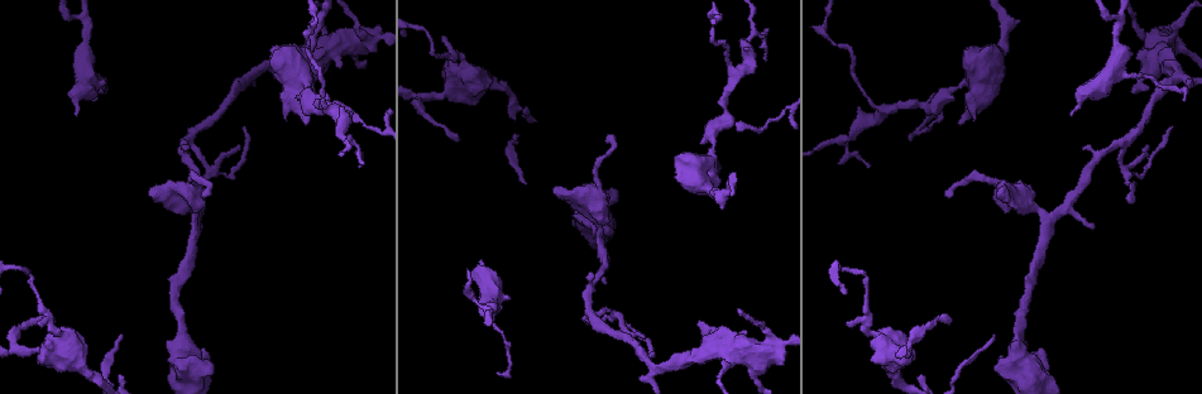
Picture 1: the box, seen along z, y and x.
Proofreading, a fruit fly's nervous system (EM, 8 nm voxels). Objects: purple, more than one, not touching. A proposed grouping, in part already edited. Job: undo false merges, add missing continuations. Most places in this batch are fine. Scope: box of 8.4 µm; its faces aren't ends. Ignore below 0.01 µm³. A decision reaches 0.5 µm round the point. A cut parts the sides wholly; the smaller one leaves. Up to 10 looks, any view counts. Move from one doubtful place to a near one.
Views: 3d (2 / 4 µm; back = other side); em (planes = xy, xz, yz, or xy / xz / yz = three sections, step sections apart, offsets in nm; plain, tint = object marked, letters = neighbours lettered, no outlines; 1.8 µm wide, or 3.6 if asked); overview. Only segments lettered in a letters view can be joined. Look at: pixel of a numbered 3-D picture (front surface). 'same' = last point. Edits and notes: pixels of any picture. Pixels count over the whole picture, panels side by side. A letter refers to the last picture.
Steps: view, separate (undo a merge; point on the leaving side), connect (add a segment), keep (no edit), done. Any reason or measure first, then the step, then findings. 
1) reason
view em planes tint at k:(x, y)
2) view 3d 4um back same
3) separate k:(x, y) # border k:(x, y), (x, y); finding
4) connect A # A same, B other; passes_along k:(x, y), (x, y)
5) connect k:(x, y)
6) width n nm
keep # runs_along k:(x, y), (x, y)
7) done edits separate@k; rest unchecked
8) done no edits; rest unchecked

view 3d 4um at 1:(868, 318)

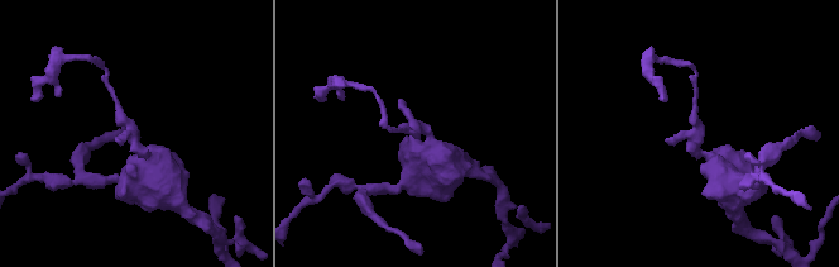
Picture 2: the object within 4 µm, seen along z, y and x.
now the EM
view em 3.6um xy step 4 letters at 2:(130, 136)

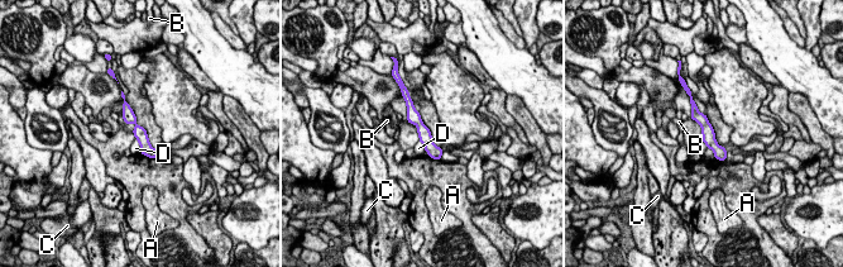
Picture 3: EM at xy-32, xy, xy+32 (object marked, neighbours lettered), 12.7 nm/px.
view em 3.6um planes letters same

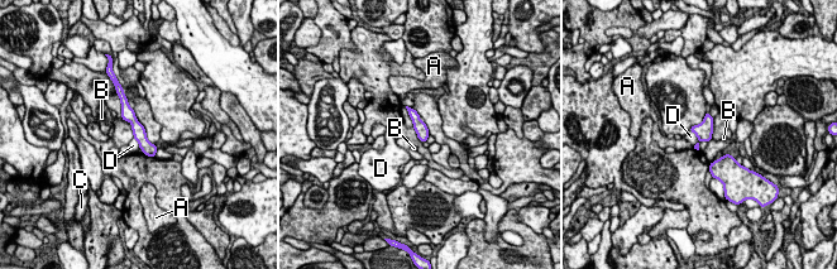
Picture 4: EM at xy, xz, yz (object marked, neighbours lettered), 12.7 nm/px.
width 160 nm
keep # A other, B other, C other, D other; runs_along 4:(123, 99), (127, 113), (152, 153); one cell here

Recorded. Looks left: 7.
branch stops here
view 3d 4um at 1:(1072, 114)

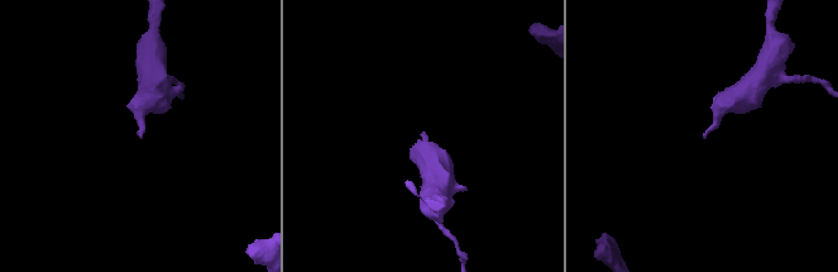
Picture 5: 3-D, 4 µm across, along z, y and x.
view em xy step 4 tint at 5:(142, 138)

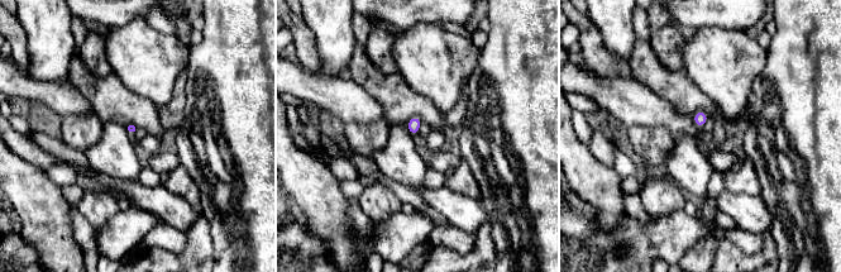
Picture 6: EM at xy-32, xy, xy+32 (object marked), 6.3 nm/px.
another direction
view em planes letters same

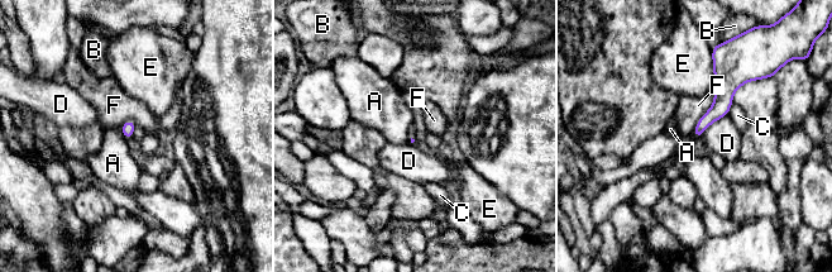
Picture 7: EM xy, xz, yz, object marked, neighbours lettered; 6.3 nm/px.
keep # A other, B other, C other, D other, E other, F other; border 7:(727, 114), (713, 120), (702, 132); no lettered segment goes on from it

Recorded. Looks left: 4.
thin arm on a thick one
view em xy step 16 tint at 1:(754, 354)

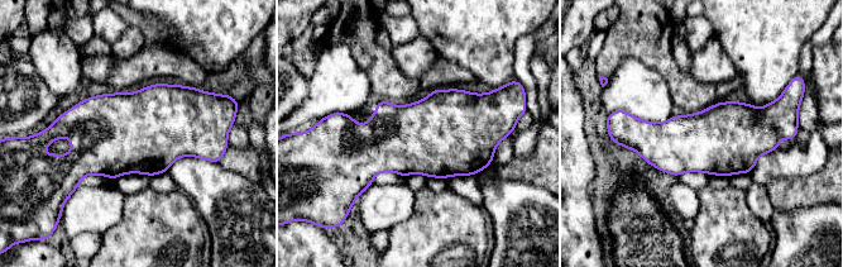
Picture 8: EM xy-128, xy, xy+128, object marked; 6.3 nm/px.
view em xz step 16 letters same

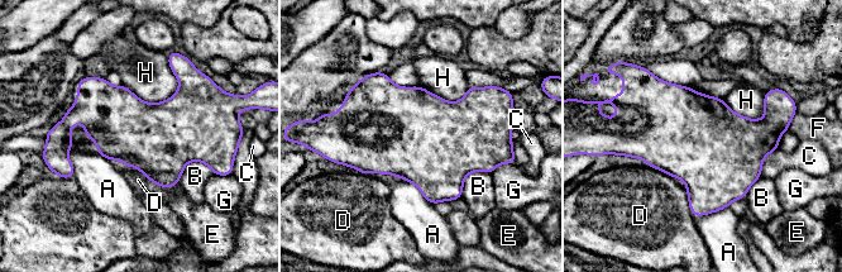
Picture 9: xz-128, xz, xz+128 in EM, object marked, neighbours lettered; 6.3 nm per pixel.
width 440 nm
keep # A other, B other, C other, D other, E other, F other, G other, H other; border 9:(124, 168), (134, 166), (148, 180); continuous, no second cell

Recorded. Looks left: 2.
an open end
view em planes letters at 1:(283, 116)

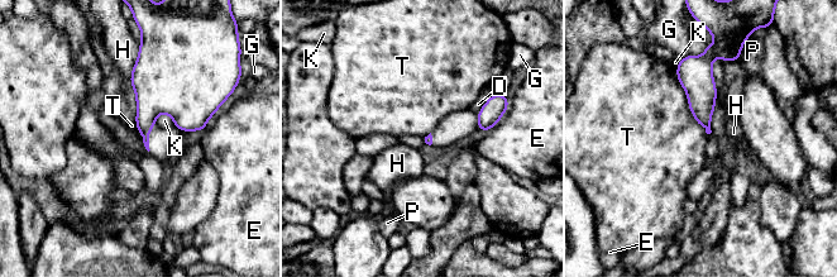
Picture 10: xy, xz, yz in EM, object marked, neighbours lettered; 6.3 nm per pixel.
keep # D other, E other, G other, H other, K other, P other, T other; border 10:(675, 70), (689, 110), (707, 133); none of them fits

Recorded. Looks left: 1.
done no edits; rest unchecked

